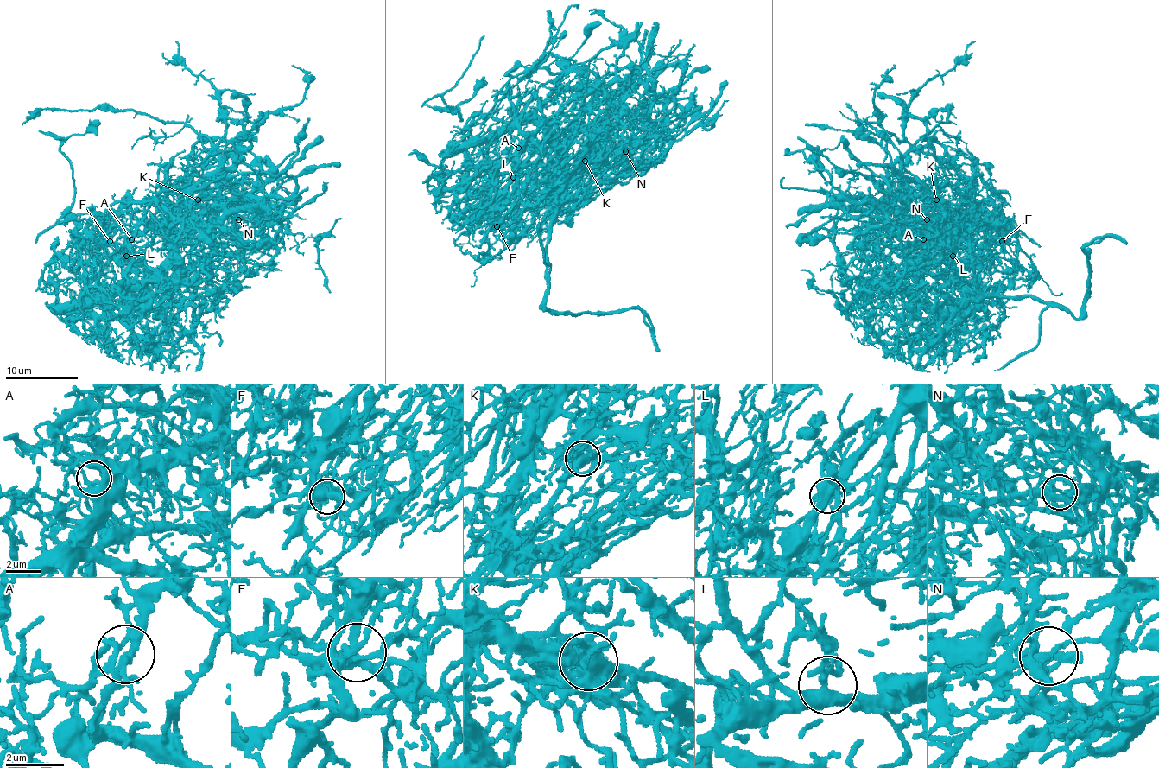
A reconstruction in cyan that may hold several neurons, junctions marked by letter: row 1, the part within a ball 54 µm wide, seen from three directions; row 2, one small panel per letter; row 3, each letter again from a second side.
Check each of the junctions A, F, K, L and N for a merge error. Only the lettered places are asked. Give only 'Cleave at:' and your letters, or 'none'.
Cleave at: K, N

